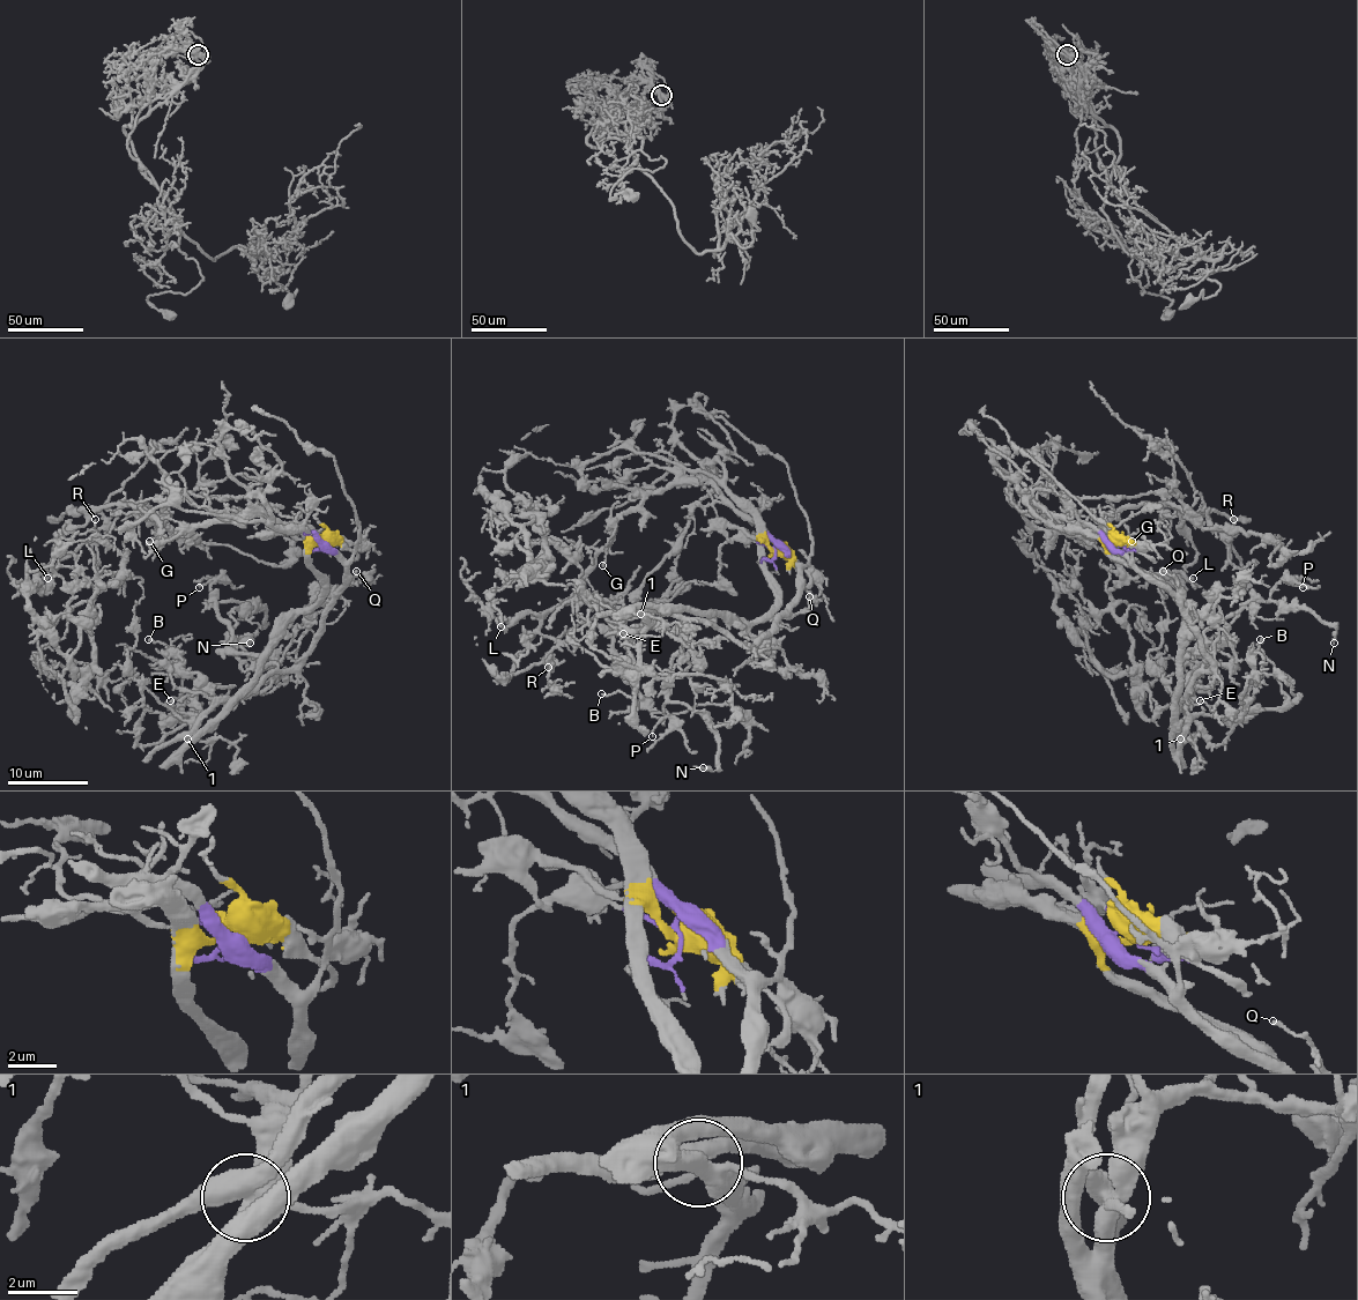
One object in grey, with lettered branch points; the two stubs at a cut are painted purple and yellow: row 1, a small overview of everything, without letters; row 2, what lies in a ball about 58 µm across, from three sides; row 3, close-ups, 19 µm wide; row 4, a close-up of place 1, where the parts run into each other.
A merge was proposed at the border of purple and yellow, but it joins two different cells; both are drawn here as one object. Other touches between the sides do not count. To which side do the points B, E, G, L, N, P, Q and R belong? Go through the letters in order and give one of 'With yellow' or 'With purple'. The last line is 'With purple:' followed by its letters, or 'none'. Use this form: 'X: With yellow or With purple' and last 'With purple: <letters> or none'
B: With yellow
E: With yellow
G: With purple
L: With purple
N: With yellow
P: With yellow
Q: With purple
R: With purple
With purple: G, L, Q, R

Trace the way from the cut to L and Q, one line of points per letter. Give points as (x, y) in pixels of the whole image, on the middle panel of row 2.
L: (774, 550), (713, 487), (669, 482), (631, 506), (595, 569), (557, 604), (506, 630), (497, 618), (501, 626)
Q: (774, 550), (777, 547), (798, 566), (798, 600), (791, 613), (803, 613), (809, 607), (809, 596)

